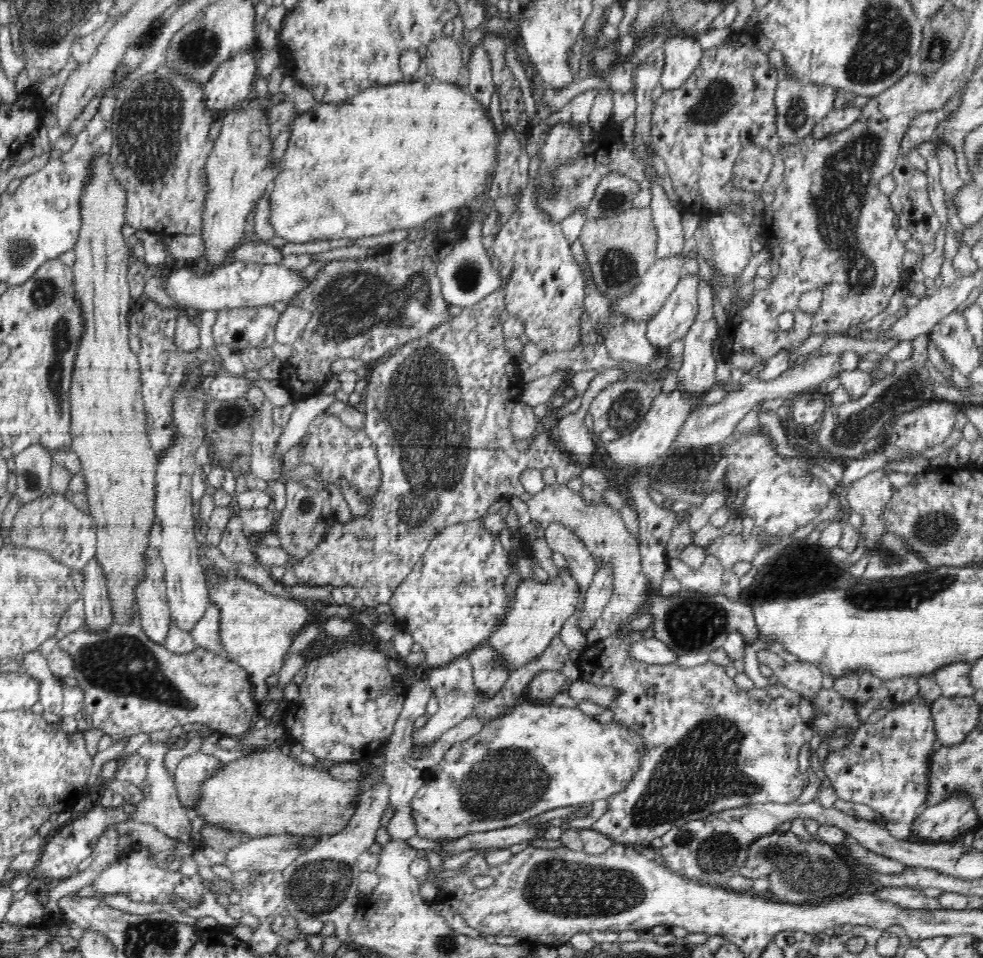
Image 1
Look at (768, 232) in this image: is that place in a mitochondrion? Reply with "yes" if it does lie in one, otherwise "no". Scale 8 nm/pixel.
no

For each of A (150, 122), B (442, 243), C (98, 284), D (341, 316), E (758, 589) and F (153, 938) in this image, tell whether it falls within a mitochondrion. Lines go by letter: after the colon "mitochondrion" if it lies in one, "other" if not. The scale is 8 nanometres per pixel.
A: mitochondrion
B: other
C: other
D: mitochondrion
E: mitochondrion
F: mitochondrion

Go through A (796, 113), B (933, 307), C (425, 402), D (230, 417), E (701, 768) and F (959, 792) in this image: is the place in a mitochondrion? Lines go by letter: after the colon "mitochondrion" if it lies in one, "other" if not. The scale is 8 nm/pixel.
A: mitochondrion
B: other
C: mitochondrion
D: mitochondrion
E: mitochondrion
F: other

